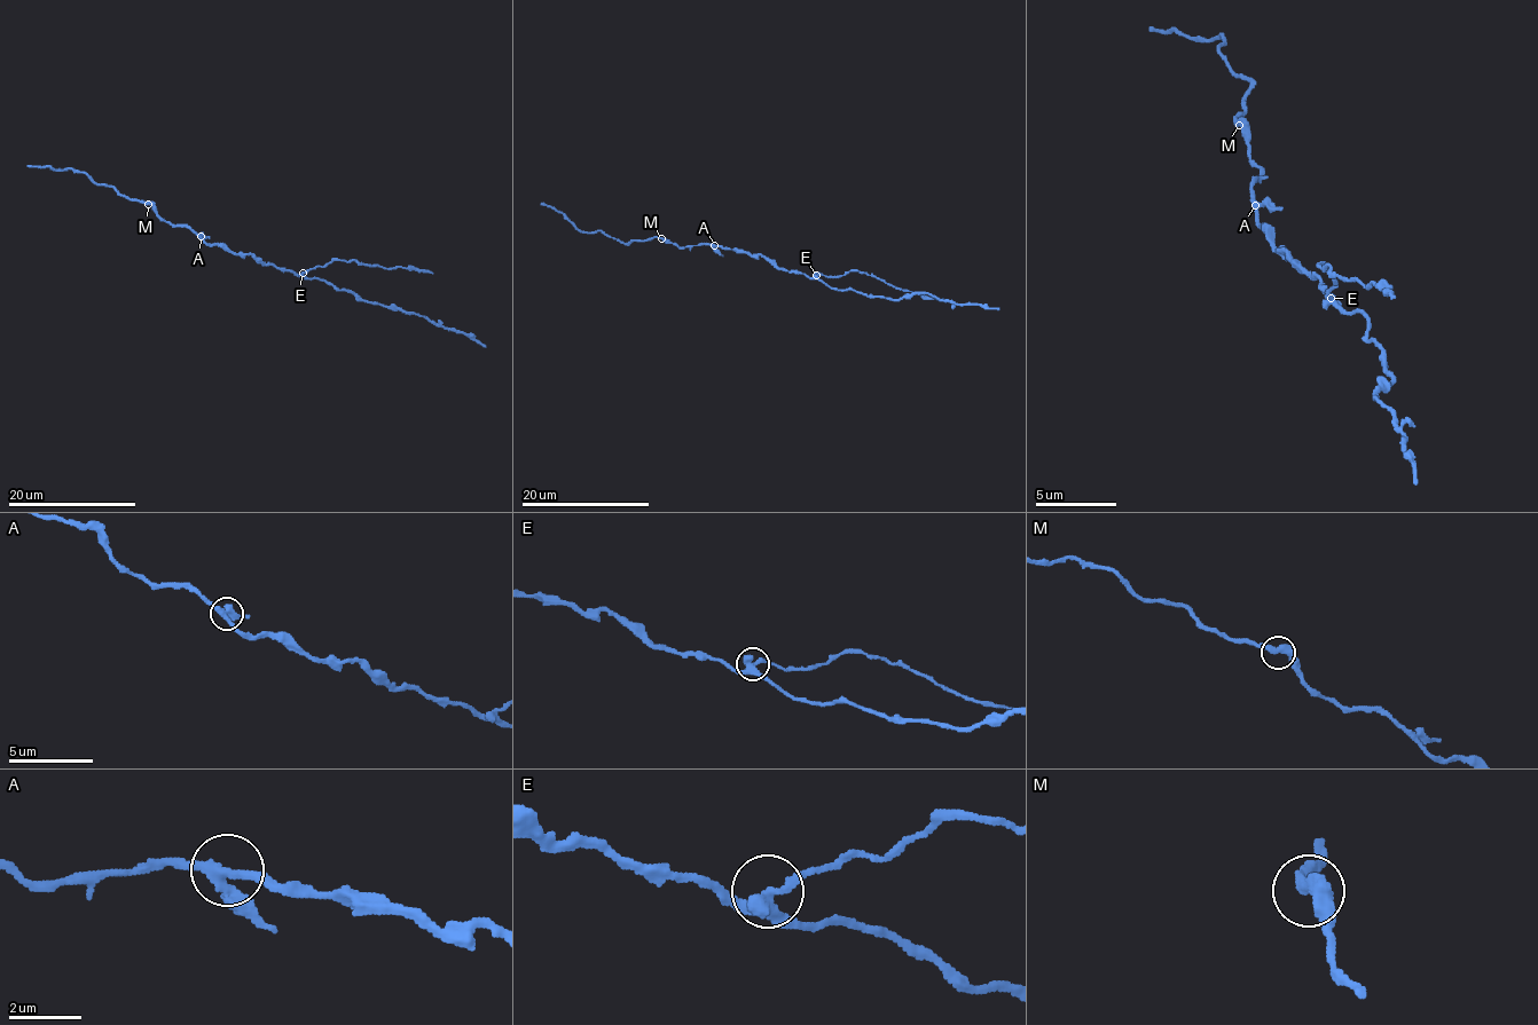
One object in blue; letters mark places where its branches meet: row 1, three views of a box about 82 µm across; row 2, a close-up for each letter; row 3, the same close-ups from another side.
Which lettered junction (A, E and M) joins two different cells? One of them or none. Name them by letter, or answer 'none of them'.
E

